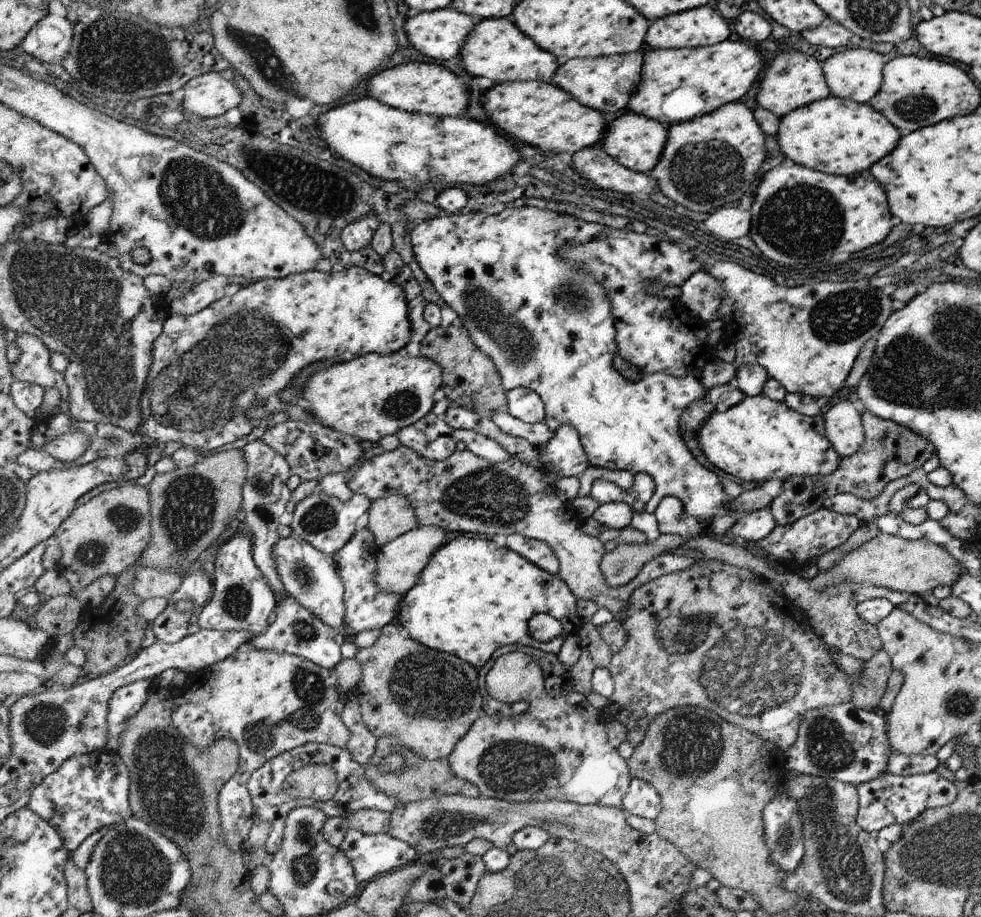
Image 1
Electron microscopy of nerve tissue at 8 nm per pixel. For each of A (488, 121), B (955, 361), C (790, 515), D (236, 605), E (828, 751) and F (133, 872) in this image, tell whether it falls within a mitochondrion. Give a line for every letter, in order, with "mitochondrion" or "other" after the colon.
A: other
B: mitochondrion
C: other
D: mitochondrion
E: mitochondrion
F: mitochondrion

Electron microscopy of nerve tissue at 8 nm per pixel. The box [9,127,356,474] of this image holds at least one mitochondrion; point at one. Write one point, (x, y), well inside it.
(187, 396)

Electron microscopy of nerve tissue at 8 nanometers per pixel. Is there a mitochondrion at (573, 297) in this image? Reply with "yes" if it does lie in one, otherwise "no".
yes

